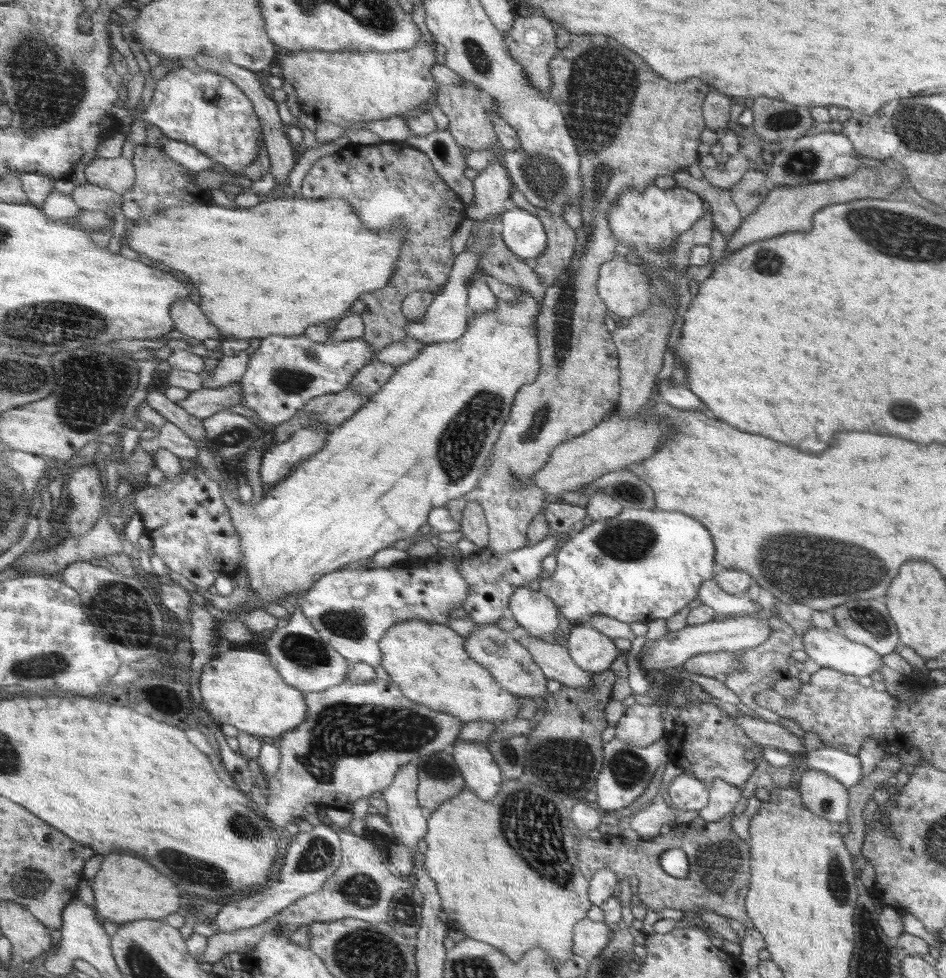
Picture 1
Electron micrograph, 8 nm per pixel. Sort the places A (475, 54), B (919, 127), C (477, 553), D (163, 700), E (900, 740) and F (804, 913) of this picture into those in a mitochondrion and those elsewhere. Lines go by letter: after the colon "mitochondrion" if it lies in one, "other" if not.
A: mitochondrion
B: mitochondrion
C: other
D: other
E: other
F: other

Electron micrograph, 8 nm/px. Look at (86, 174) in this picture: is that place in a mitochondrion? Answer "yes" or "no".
no

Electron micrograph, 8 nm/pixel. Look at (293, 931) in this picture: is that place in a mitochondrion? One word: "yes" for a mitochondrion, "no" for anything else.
no

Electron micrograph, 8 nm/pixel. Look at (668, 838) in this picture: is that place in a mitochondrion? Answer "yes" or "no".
no

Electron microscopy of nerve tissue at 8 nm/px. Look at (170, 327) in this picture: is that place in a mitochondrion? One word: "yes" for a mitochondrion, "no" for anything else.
no

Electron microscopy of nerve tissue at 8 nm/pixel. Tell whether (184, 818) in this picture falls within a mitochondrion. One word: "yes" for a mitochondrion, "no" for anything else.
no

